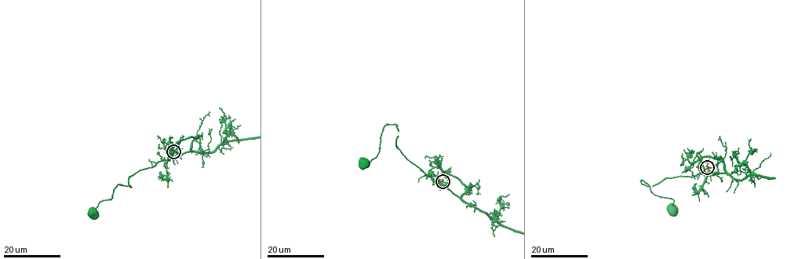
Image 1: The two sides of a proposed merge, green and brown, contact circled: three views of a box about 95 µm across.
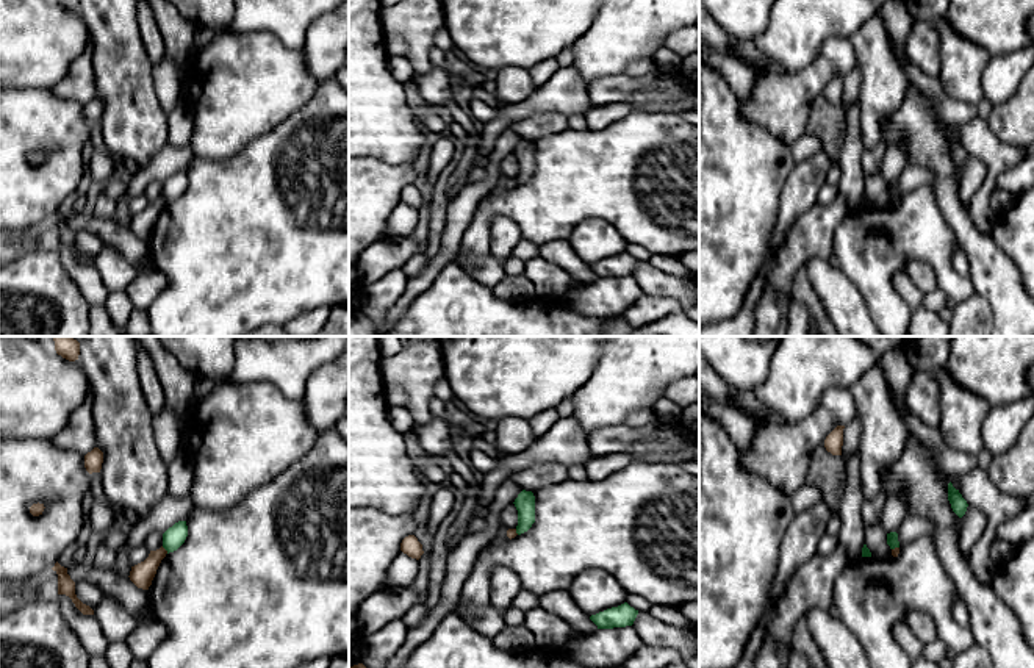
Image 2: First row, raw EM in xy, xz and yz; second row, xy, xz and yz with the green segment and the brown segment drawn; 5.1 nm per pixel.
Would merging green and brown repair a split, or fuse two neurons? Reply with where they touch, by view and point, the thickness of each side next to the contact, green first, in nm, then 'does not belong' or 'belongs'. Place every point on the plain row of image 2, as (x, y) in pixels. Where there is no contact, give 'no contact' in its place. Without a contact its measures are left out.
xy (165, 197) | 110/120 nm | does not belong

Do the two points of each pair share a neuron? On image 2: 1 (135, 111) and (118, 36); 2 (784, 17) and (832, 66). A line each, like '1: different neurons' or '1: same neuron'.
1: same neuron
2: different neurons

